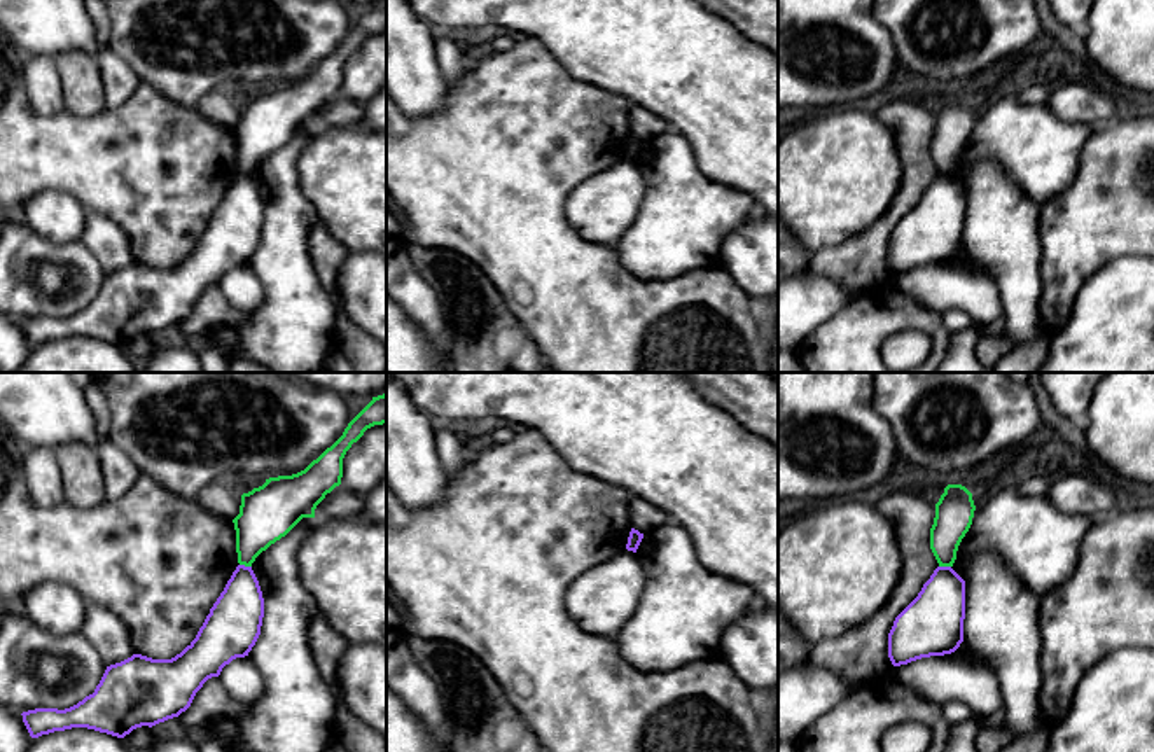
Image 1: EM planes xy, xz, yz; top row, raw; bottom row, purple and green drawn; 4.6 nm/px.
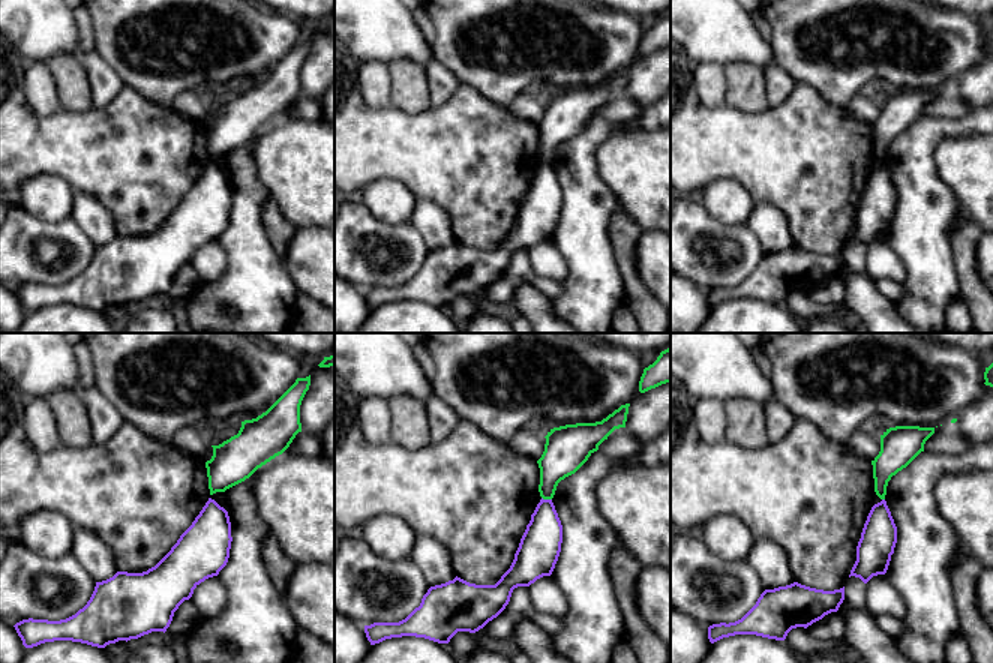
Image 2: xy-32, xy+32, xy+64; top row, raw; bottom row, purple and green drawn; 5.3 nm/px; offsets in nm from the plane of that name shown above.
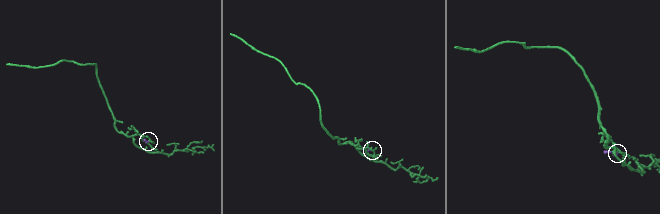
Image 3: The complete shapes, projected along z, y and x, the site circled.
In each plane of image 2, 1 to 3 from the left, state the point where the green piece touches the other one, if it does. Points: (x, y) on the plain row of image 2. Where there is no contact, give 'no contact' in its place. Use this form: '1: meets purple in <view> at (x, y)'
1: no contact
2: meets purple in xy+32 at (546, 164)
3: no contact

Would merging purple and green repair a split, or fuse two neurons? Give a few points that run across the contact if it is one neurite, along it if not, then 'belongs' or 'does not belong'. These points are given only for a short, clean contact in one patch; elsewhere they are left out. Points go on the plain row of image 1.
xy (240, 172), (250, 175) | does not belong

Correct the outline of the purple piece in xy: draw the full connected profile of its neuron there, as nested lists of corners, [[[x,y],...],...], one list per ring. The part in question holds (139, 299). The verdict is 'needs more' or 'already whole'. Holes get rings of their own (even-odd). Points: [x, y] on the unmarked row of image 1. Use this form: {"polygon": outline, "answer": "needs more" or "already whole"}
{"polygon": [[[238,173],[224,199],[210,217],[196,247],[171,268],[152,268],[142,262],[107,275],[94,301],[77,313],[58,317],[35,317],[23,320],[23,331],[31,346],[87,336],[124,346],[142,334],[156,334],[185,320],[203,292],[219,285],[222,276],[236,266],[245,266],[255,254],[264,226],[264,206],[252,175]]], "answer": "already whole"}

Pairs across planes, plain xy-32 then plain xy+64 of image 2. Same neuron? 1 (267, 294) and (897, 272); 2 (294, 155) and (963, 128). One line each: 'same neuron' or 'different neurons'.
1: different neurons
2: different neurons

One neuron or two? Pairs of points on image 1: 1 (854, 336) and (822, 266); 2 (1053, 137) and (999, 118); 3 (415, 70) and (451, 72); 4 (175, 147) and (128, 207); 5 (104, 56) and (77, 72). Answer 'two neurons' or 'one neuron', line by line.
1: two neurons
2: one neuron
3: two neurons
4: one neuron
5: two neurons

